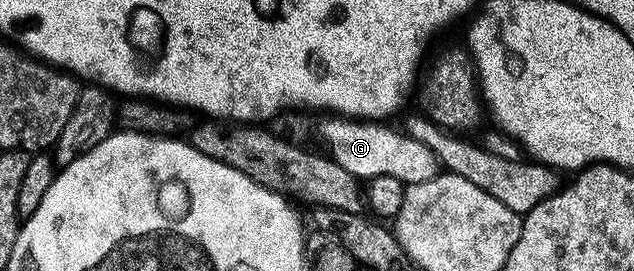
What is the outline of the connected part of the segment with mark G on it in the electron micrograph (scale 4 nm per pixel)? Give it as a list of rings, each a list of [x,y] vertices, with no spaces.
[[[354,120],[348,130],[332,130],[332,142],[327,145],[330,156],[346,172],[366,182],[378,177],[393,177],[409,187],[426,184],[441,174],[441,162],[430,148],[388,126],[391,125]]]

